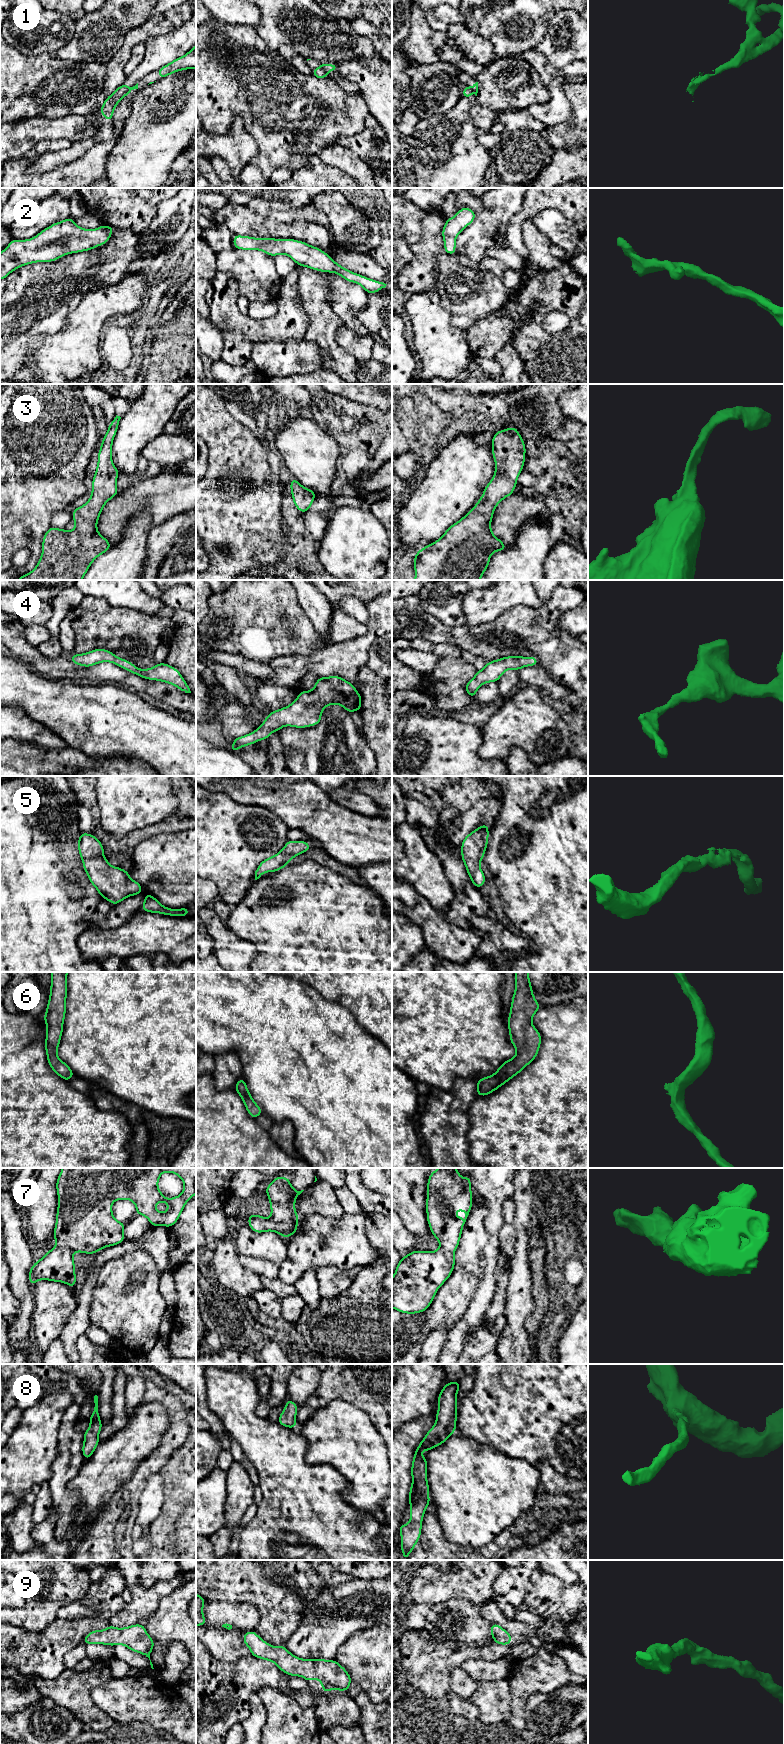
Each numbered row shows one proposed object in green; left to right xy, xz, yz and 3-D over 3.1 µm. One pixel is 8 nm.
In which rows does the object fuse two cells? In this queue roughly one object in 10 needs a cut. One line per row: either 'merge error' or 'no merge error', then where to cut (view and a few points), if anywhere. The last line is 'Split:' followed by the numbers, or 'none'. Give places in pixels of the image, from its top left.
1: merge error; cut xz (320, 66), (326, 72)
2: no merge error; cut none
3: no merge error; cut none
4: no merge error; cut none
5: no merge error; cut none
6: no merge error; cut none
7: no merge error; cut none
8: no merge error; cut none
9: no merge error; cut none
Split: 1

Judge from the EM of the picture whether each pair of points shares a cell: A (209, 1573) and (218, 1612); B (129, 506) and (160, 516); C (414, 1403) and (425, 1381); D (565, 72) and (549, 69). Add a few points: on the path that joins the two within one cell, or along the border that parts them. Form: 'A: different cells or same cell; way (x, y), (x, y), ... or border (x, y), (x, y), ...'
A: different cells; border (206, 1599), (238, 1603)
B: same cell; way (138, 502), (150, 502), (155, 507)
C: same cell; way (414, 1398), (424, 1386)
D: same cell; way (561, 72), (553, 72)

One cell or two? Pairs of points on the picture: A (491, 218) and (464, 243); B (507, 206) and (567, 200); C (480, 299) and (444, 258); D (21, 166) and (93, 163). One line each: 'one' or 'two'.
A: one
B: two
C: one
D: one

